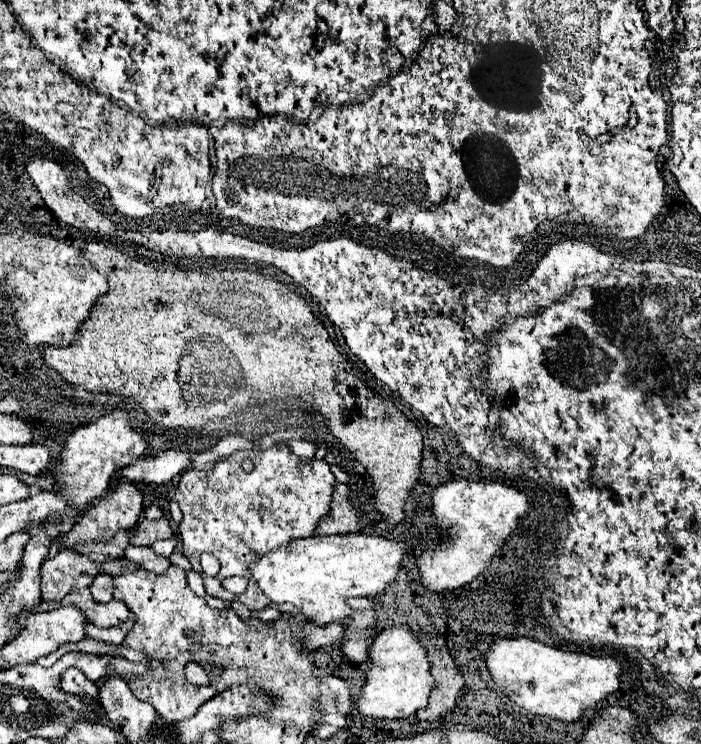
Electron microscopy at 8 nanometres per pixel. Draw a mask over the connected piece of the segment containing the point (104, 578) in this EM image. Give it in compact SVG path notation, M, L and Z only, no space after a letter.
M99 574L95 576L93 584L89 586L91 590L91 596L95 602L109 602L113 598L113 580L109 574Z

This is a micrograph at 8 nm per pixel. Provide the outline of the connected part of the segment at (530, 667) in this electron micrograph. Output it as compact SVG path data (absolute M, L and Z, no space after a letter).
M527 636L499 638L485 652L485 666L497 688L517 706L535 716L553 720L579 720L597 708L601 700L619 690L621 664L607 656L591 656L581 652L565 652L545 646Z

